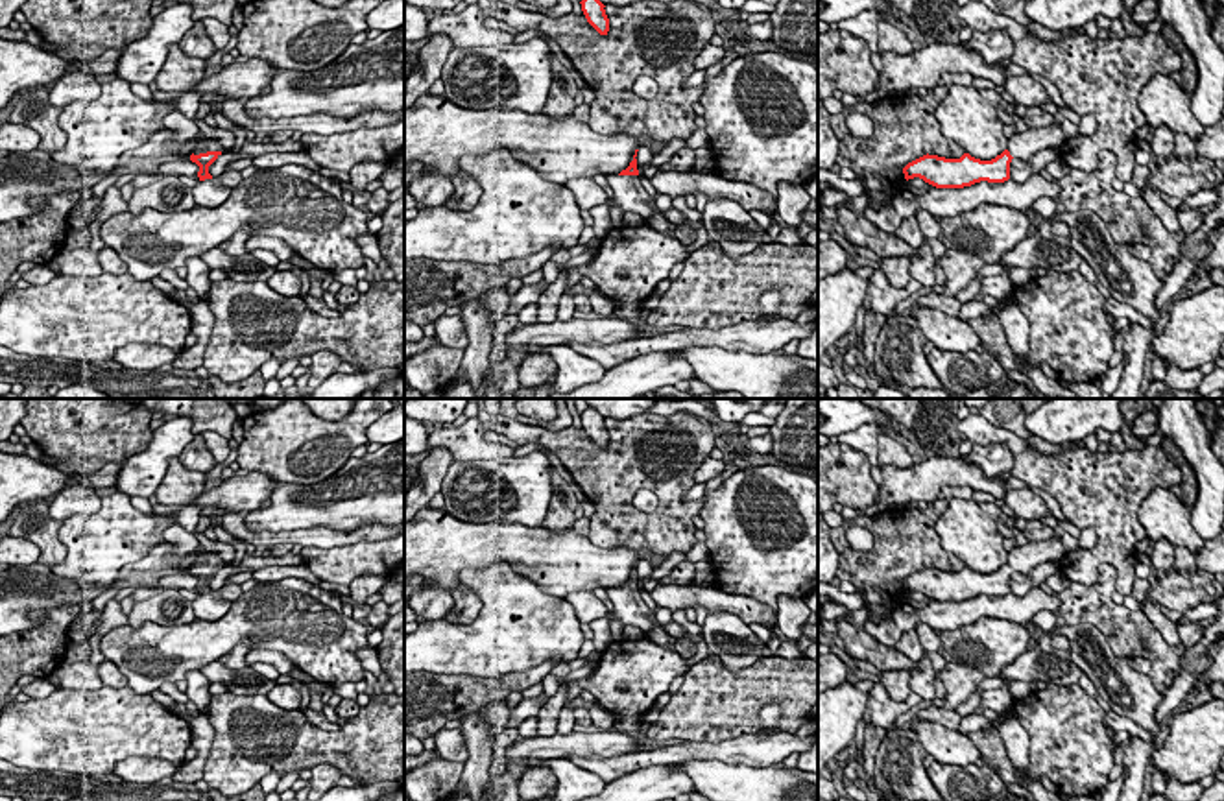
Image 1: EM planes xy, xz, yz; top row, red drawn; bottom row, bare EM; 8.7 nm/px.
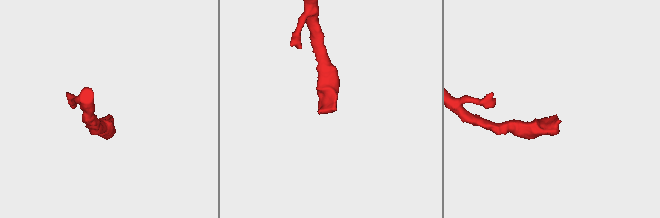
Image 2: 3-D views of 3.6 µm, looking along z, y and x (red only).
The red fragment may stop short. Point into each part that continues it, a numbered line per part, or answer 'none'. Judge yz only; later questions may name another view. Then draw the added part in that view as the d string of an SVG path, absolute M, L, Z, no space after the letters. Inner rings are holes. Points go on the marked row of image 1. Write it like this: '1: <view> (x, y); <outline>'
1: yz (1023, 144); M1052 124L1049 127L1030 127L1023 133L1014 133L1008 142L1006 149L1014 159L1026 161L1047 148L1062 148L1067 142L1062 126Z

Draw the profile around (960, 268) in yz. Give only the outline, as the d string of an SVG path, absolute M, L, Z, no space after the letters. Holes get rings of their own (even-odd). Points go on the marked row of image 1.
M945 249L938 264L945 273L945 290L942 295L947 297L954 297L960 290L967 288L971 281L978 279L978 271L986 266L980 257L956 249Z

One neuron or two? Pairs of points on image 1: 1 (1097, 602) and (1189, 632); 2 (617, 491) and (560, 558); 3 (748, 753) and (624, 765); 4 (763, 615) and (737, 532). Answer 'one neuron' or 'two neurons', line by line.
1: two neurons
2: two neurons
3: one neuron
4: two neurons

